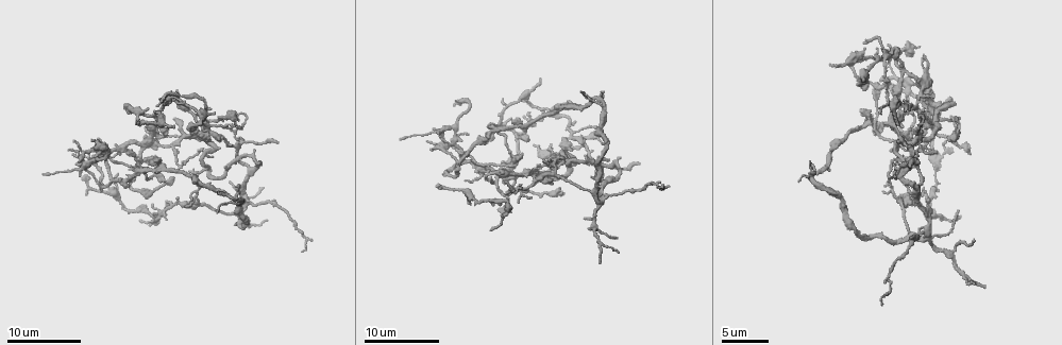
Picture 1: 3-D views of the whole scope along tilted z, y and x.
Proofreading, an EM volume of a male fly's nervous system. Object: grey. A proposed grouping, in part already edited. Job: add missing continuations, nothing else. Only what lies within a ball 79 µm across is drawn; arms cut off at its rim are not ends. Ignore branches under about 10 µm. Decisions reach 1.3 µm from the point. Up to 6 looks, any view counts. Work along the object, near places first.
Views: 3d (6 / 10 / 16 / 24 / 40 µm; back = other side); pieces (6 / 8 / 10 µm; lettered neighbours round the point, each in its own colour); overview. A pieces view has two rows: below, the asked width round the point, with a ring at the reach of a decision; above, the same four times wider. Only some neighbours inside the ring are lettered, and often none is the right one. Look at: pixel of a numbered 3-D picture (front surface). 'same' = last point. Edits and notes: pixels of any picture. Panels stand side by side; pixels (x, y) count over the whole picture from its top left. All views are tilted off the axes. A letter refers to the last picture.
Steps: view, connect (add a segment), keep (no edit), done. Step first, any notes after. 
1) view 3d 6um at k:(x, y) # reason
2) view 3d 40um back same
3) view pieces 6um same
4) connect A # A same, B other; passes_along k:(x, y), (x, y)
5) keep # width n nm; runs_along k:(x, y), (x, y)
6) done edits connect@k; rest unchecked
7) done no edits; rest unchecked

view pieces 6um at 1:(174, 178) # free end

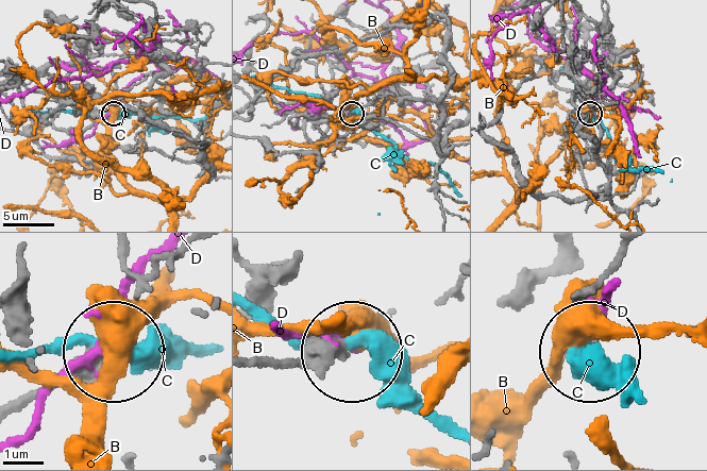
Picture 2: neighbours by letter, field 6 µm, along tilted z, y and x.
keep # B other, C other, D other; runs_along 2:(252, 362), (343, 350); none of them fits

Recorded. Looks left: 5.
view pieces 6um at 1:(548, 145) # an open end

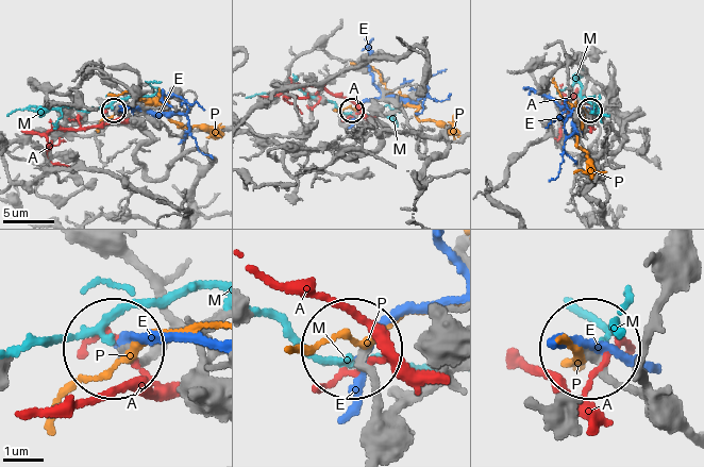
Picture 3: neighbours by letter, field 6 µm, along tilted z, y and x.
keep # A other, E other, M other, P other; runs_along 3:(368, 449), (370, 398), (355, 362); none of them fits

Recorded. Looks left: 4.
view pieces 6um at 1:(910, 165) # free end

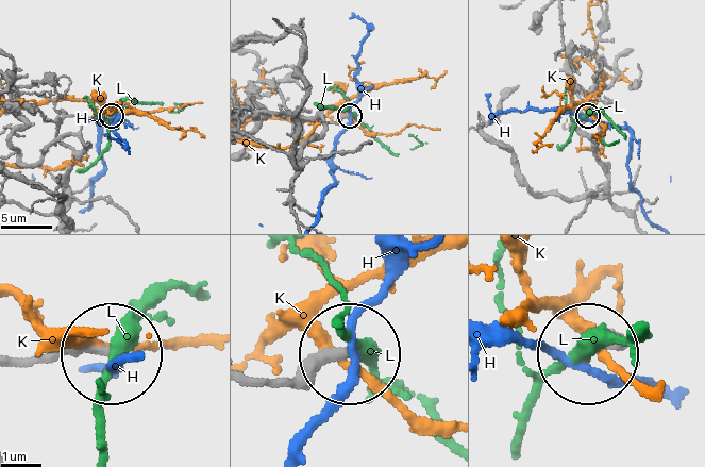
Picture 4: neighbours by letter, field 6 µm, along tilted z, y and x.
keep # H other, K other, L other; runs_along 4:(254, 376), (305, 373), (343, 354); no lettered segment goes on from it

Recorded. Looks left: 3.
done no edits; rest unchecked

